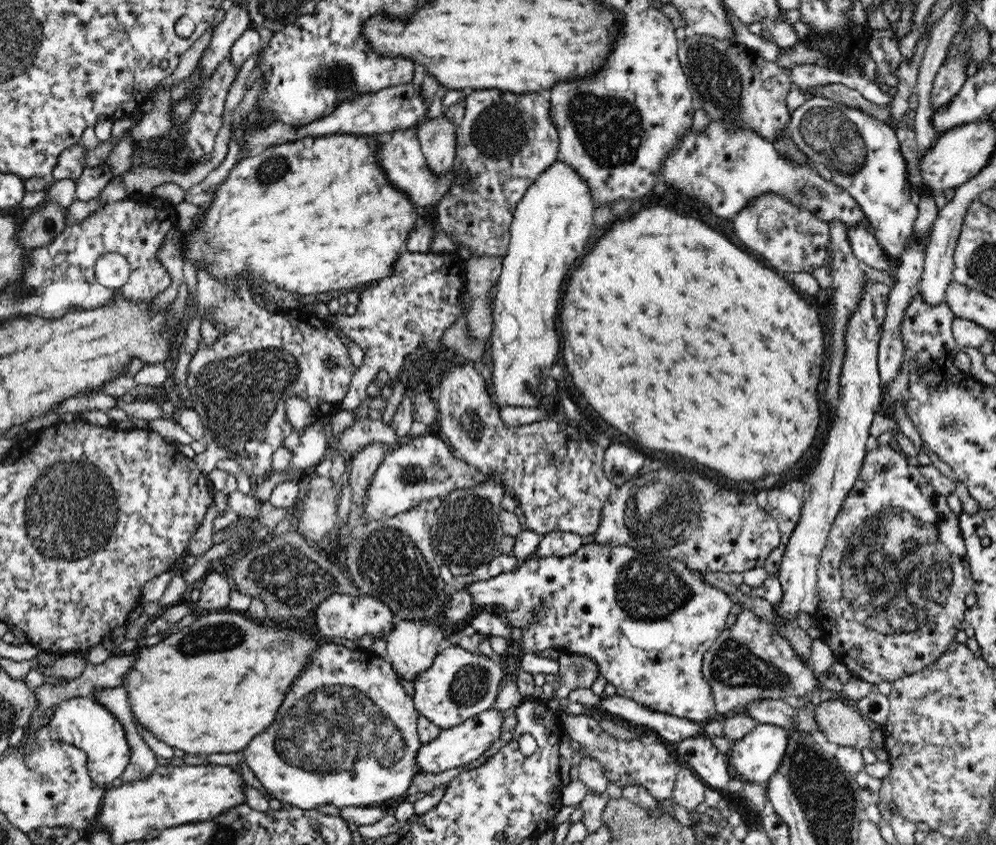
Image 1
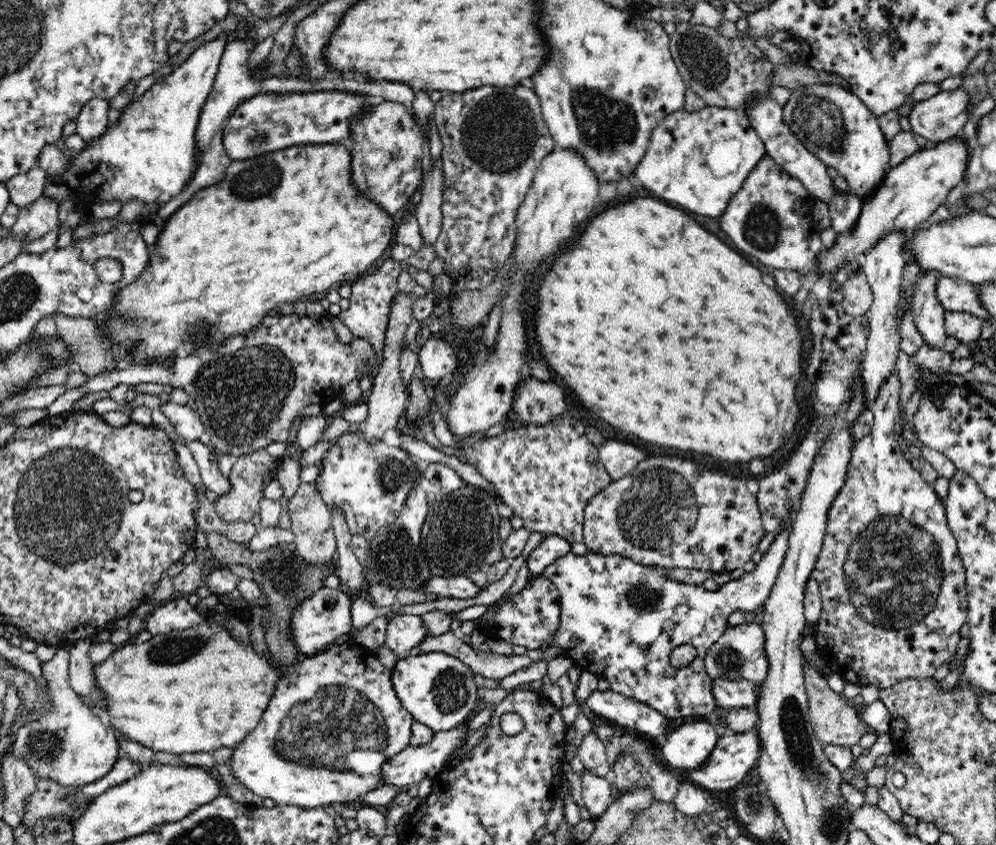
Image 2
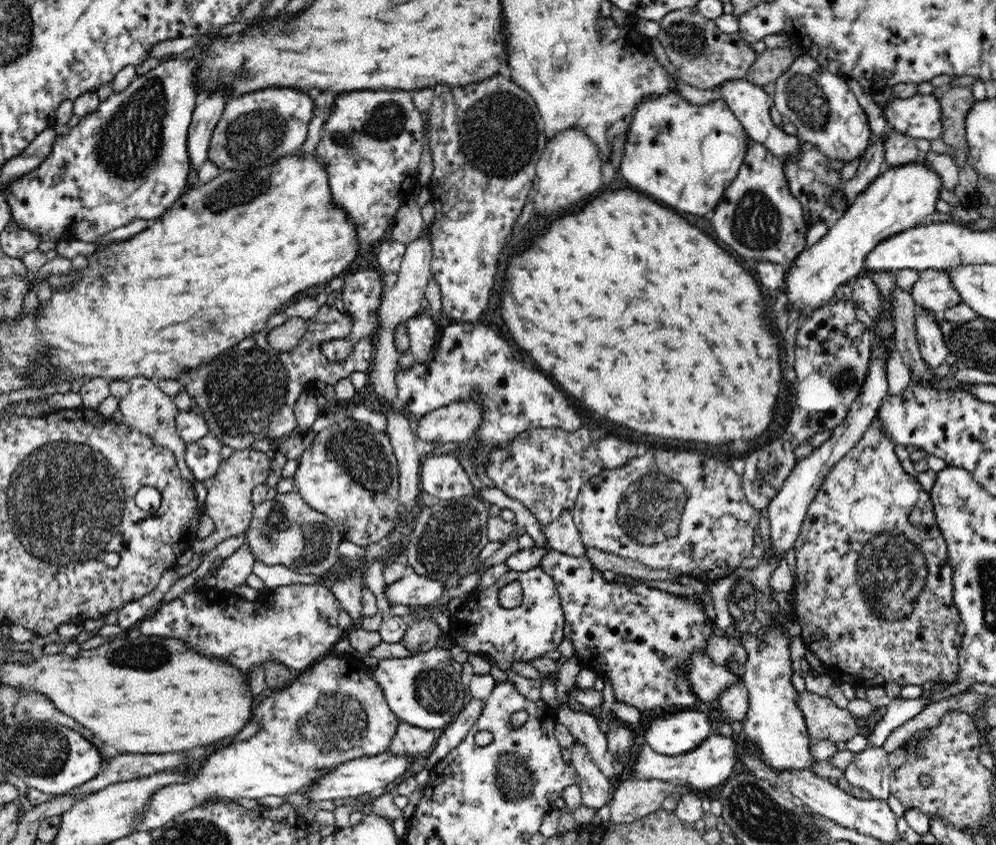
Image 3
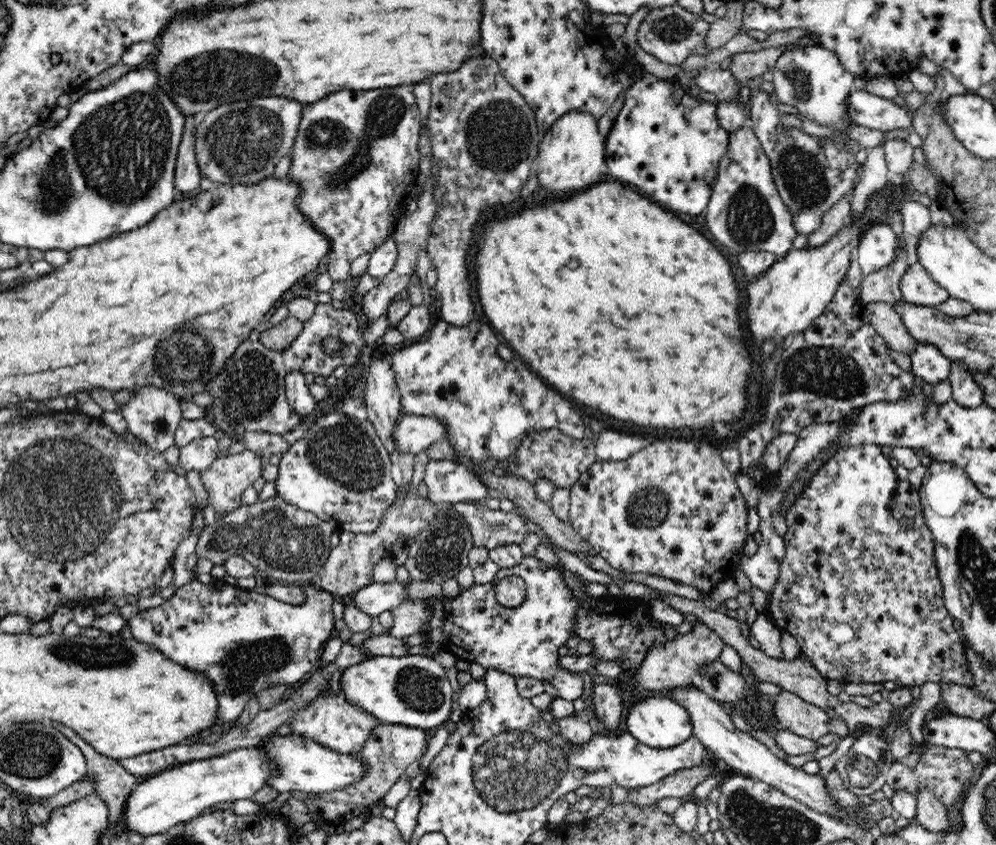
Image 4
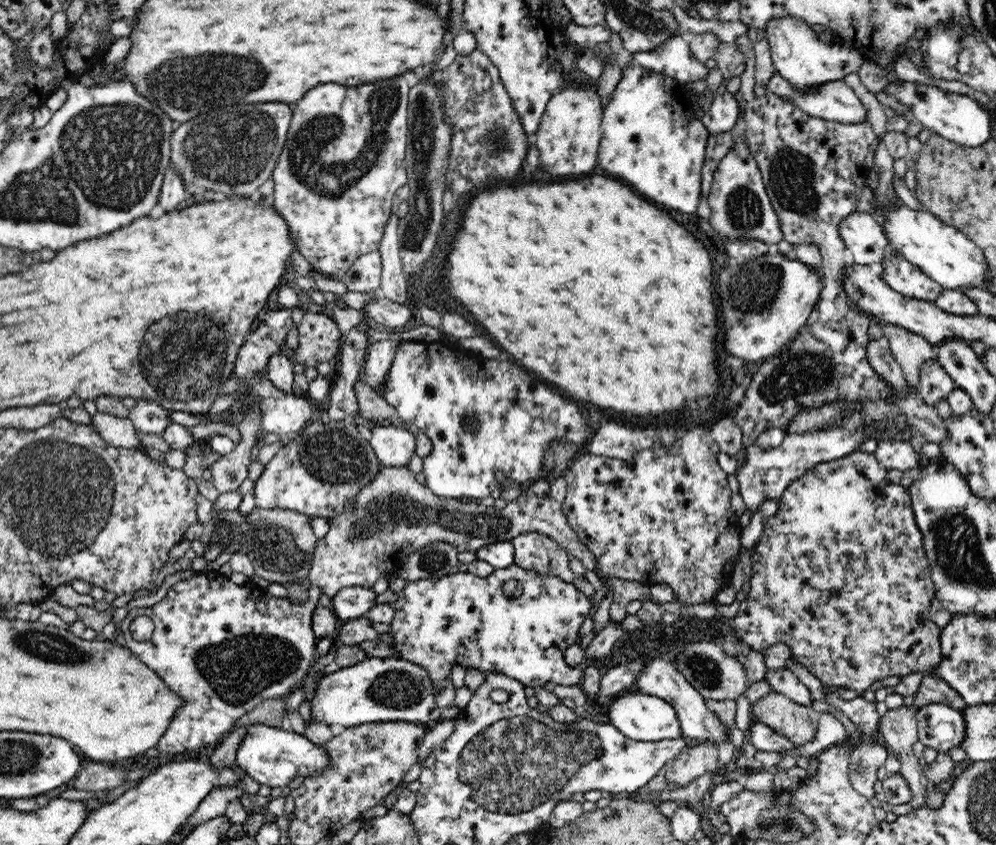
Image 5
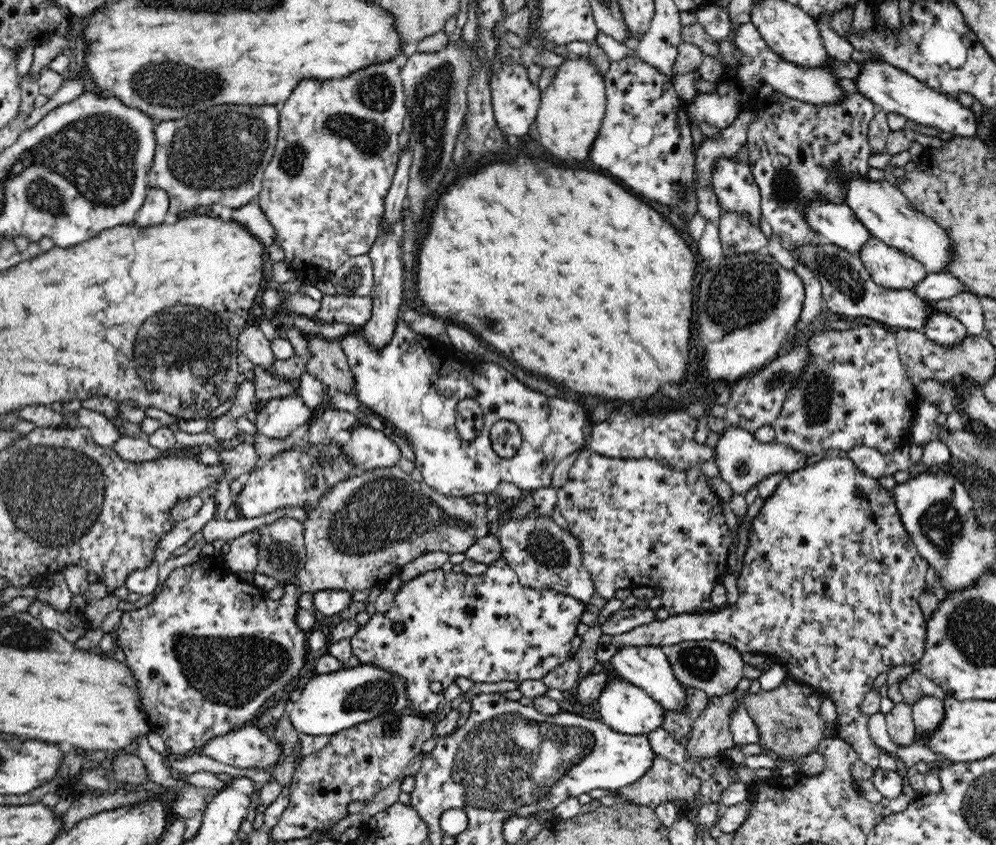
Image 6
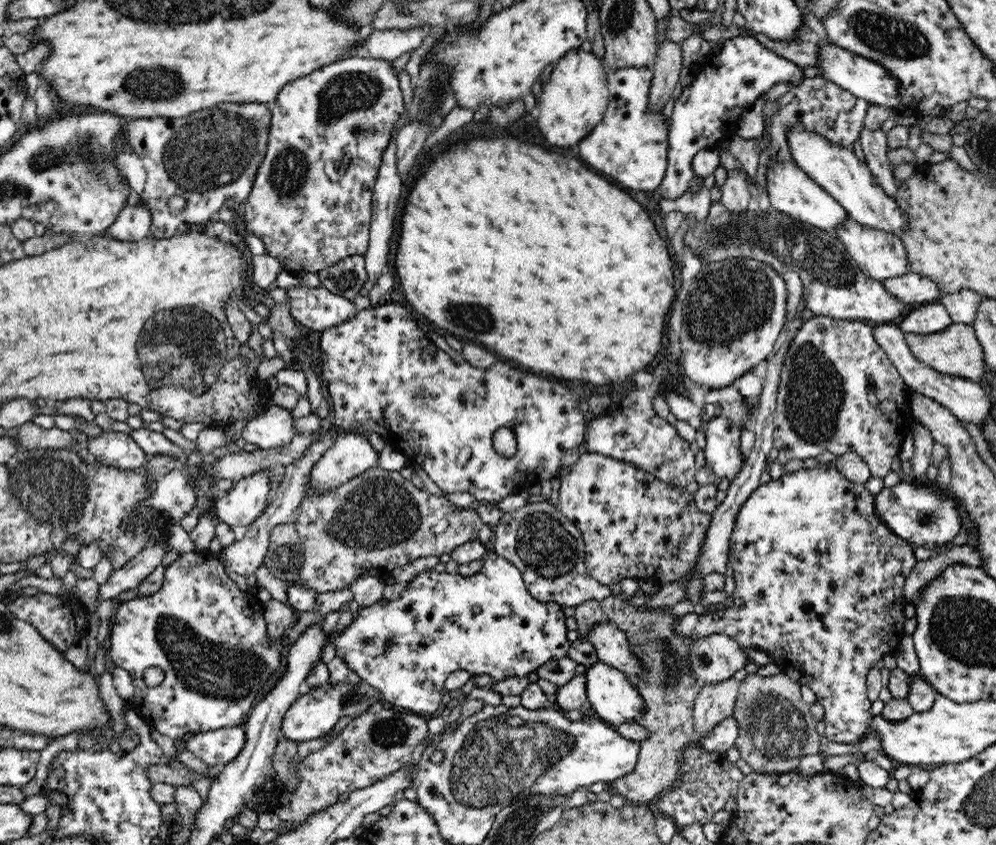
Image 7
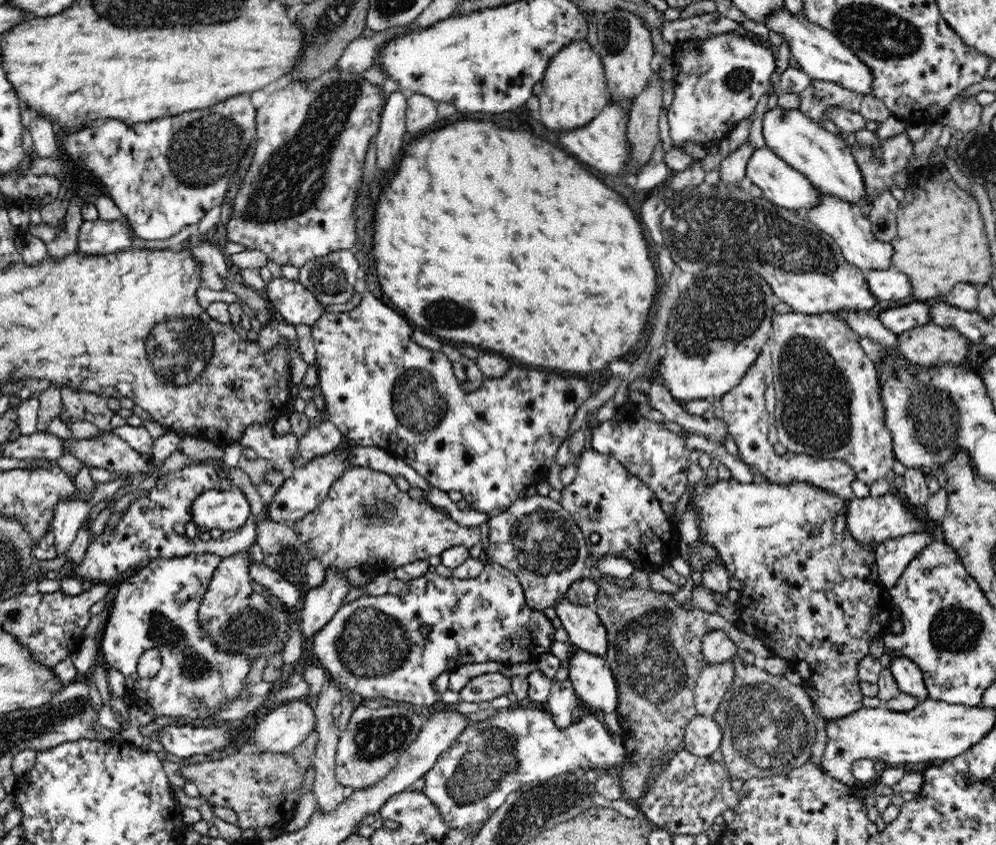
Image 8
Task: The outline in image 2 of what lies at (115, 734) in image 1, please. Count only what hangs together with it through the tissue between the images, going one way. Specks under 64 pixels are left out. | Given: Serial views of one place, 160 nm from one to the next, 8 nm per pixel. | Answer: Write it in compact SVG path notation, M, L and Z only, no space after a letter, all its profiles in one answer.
M56 648L52 659L40 662L42 677L48 681L53 709L32 722L20 726L7 747L10 757L23 758L37 778L52 780L66 788L78 788L103 778L112 770L120 756L121 747L114 729L103 721L103 717L90 710L82 697L69 683L69 648Z

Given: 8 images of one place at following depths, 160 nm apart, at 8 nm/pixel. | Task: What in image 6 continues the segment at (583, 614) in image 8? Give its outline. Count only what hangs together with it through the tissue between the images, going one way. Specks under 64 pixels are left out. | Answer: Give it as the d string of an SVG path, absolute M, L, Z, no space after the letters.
M624 646L614 652L610 662L617 674L626 681L645 690L650 697L656 699L660 706L668 710L684 710L686 693L684 685L674 676L664 647L655 646Z

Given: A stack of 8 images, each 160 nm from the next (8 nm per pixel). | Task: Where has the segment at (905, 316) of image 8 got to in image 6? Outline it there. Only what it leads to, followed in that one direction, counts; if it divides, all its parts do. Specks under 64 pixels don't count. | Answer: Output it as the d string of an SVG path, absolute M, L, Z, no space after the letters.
M935 309L932 313L921 330L930 340L942 346L956 346L969 334L966 327L946 312Z

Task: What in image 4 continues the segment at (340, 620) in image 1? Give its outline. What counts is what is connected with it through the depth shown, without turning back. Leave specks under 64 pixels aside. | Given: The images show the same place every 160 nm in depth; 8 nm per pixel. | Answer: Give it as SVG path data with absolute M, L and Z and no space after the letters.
M212 579L209 583L190 581L173 592L160 606L139 610L127 620L126 627L138 642L148 643L160 651L166 659L188 670L200 670L206 674L216 688L218 696L218 716L216 722L206 730L220 730L224 722L238 720L251 698L268 687L300 682L312 666L321 664L321 651L326 640L334 634L334 614L332 602L335 596L311 583L303 585L306 591L306 603L290 605L266 593L254 589L239 589L228 585L223 579Z

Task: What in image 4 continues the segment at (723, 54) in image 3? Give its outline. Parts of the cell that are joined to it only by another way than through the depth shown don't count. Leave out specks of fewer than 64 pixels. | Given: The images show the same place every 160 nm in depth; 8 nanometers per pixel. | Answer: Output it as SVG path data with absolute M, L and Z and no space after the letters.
M678 5L663 6L652 9L640 22L636 32L636 44L644 50L644 53L656 57L660 62L676 66L682 64L692 53L708 53L704 47L708 28L709 24L702 20L699 14L688 12Z

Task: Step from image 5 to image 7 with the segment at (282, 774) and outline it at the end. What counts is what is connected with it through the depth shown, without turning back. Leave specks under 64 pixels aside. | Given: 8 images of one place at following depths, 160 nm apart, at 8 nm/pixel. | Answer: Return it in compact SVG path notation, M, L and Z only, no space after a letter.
M238 725L188 735L177 745L181 750L190 751L206 765L221 768L240 755L244 744L245 729Z

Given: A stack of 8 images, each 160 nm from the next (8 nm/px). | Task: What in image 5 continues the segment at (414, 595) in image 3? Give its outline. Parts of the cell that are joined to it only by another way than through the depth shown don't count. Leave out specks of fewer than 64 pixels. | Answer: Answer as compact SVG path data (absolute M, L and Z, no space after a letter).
M346 587L330 598L329 608L341 620L353 620L374 606L376 596L371 588Z

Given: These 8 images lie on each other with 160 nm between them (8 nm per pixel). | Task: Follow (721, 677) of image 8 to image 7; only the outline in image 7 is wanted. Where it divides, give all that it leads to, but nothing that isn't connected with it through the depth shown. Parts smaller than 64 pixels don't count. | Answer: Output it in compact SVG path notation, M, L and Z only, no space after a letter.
M733 676L701 685L693 706L693 742L697 743L697 738L702 739L718 722L731 716L738 696L738 686L740 683Z

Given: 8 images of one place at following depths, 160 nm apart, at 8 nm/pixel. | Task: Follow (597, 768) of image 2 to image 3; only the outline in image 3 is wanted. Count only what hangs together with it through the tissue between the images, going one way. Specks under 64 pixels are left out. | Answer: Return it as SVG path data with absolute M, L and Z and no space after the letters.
M570 703L559 704L555 712L557 722L567 726L572 736L582 745L586 745L600 771L608 779L614 779L614 760L607 746L607 737L600 731L596 718L590 712L577 711Z

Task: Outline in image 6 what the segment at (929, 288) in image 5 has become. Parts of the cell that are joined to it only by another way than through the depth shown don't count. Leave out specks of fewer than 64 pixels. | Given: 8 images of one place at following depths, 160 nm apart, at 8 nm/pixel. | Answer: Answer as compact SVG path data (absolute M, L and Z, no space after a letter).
M875 236L868 238L857 255L871 280L883 288L911 290L928 274L920 260Z

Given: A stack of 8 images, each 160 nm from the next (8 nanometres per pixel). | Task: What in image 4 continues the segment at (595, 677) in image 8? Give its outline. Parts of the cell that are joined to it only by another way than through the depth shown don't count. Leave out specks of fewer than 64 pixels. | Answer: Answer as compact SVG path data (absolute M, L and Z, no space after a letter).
M648 696L634 702L626 714L625 725L627 732L633 738L651 748L673 748L693 737L692 721L690 721L688 711L668 696Z

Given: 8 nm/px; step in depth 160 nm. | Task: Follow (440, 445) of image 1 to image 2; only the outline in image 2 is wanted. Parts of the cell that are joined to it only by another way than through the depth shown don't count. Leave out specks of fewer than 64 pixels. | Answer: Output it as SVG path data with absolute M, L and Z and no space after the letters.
M351 430L332 440L326 448L326 454L322 454L317 464L319 473L312 482L316 487L316 493L320 494L322 502L330 509L330 512L336 509L344 513L346 525L353 537L362 536L368 543L377 535L380 527L392 524L396 520L406 502L410 488L414 486L416 478L421 477L424 466L406 451L388 446L388 442L386 443L383 439L368 442L361 433Z

